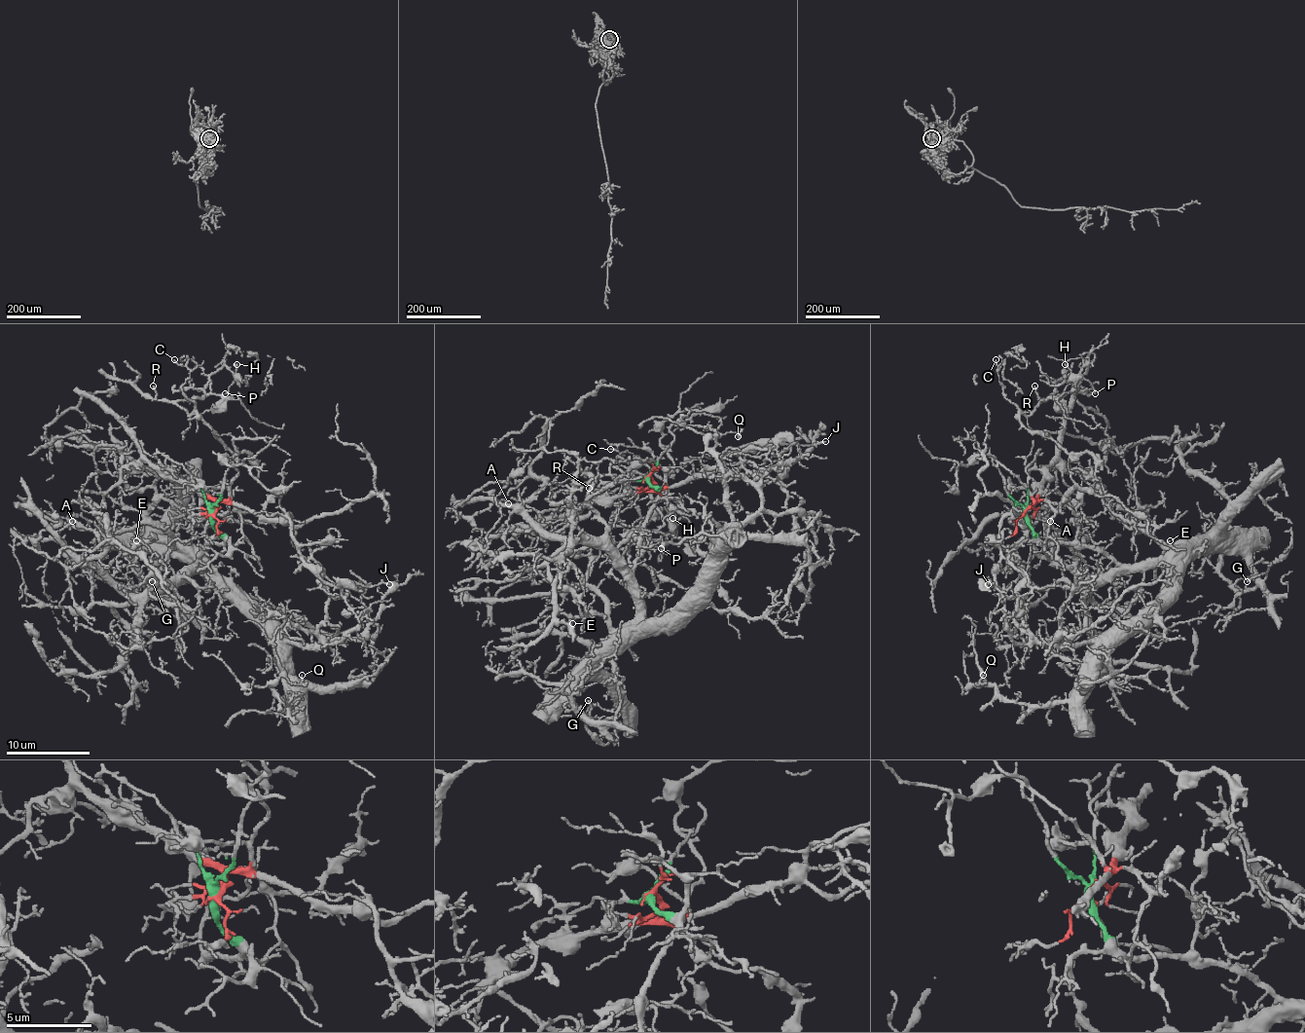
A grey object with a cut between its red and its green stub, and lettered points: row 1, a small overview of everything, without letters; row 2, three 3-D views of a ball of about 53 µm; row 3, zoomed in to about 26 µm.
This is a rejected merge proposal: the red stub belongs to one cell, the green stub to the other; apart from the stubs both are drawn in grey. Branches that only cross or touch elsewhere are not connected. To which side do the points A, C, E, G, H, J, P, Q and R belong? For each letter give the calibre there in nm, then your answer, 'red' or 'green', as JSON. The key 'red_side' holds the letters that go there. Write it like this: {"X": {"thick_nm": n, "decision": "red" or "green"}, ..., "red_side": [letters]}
{"A": {"thick_nm": 130, "decision": "green"}, "C": {"thick_nm": 110, "decision": "red"}, "E": {"thick_nm": 110, "decision": "green"}, "G": {"thick_nm": 140, "decision": "green"}, "H": {"thick_nm": 140, "decision": "red"}, "J": {"thick_nm": 140, "decision": "red"}, "P": {"thick_nm": 100, "decision": "red"}, "Q": {"thick_nm": 120, "decision": "green"}, "R": {"thick_nm": 170, "decision": "red"}, "red_side": ["C", "H", "J", "P", "R"]}

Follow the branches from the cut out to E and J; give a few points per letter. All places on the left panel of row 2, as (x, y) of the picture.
E: (212, 514), (223, 541), (210, 543), (198, 565), (181, 547), (162, 560), (147, 560), (136, 552), (136, 541)
J: (212, 514), (220, 501), (237, 501), (269, 518), (287, 516), (298, 554), (325, 581), (390, 583)

